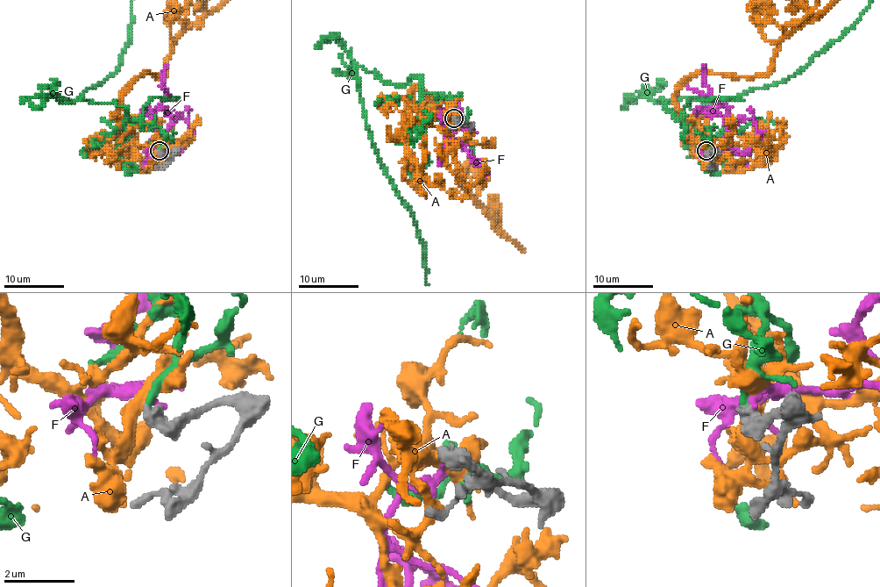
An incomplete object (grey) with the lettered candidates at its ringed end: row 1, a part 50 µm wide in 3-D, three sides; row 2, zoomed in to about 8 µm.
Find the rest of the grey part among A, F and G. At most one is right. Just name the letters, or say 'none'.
G

